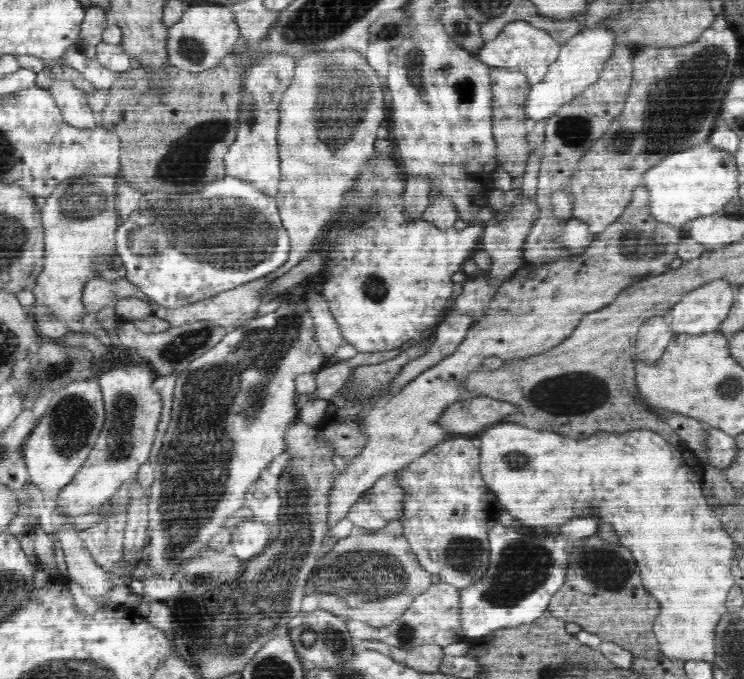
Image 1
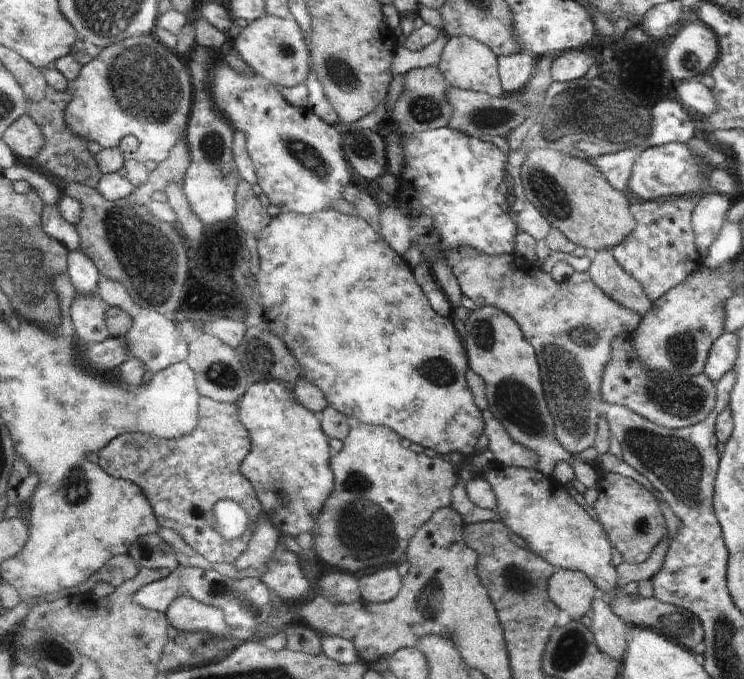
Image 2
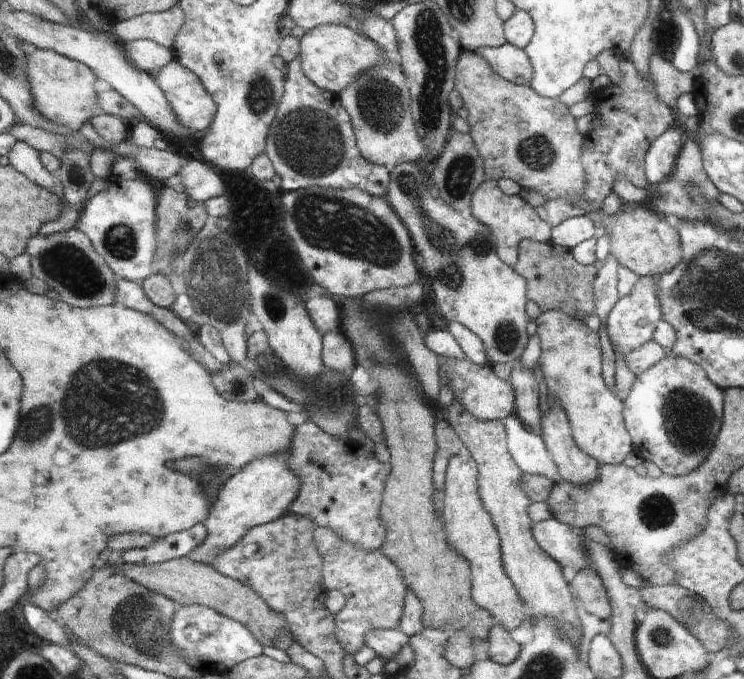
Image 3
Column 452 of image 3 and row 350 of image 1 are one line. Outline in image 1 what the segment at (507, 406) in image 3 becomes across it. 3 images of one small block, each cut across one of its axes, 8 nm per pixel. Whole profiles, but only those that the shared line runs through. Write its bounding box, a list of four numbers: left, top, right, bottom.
[320,154,485,353]

